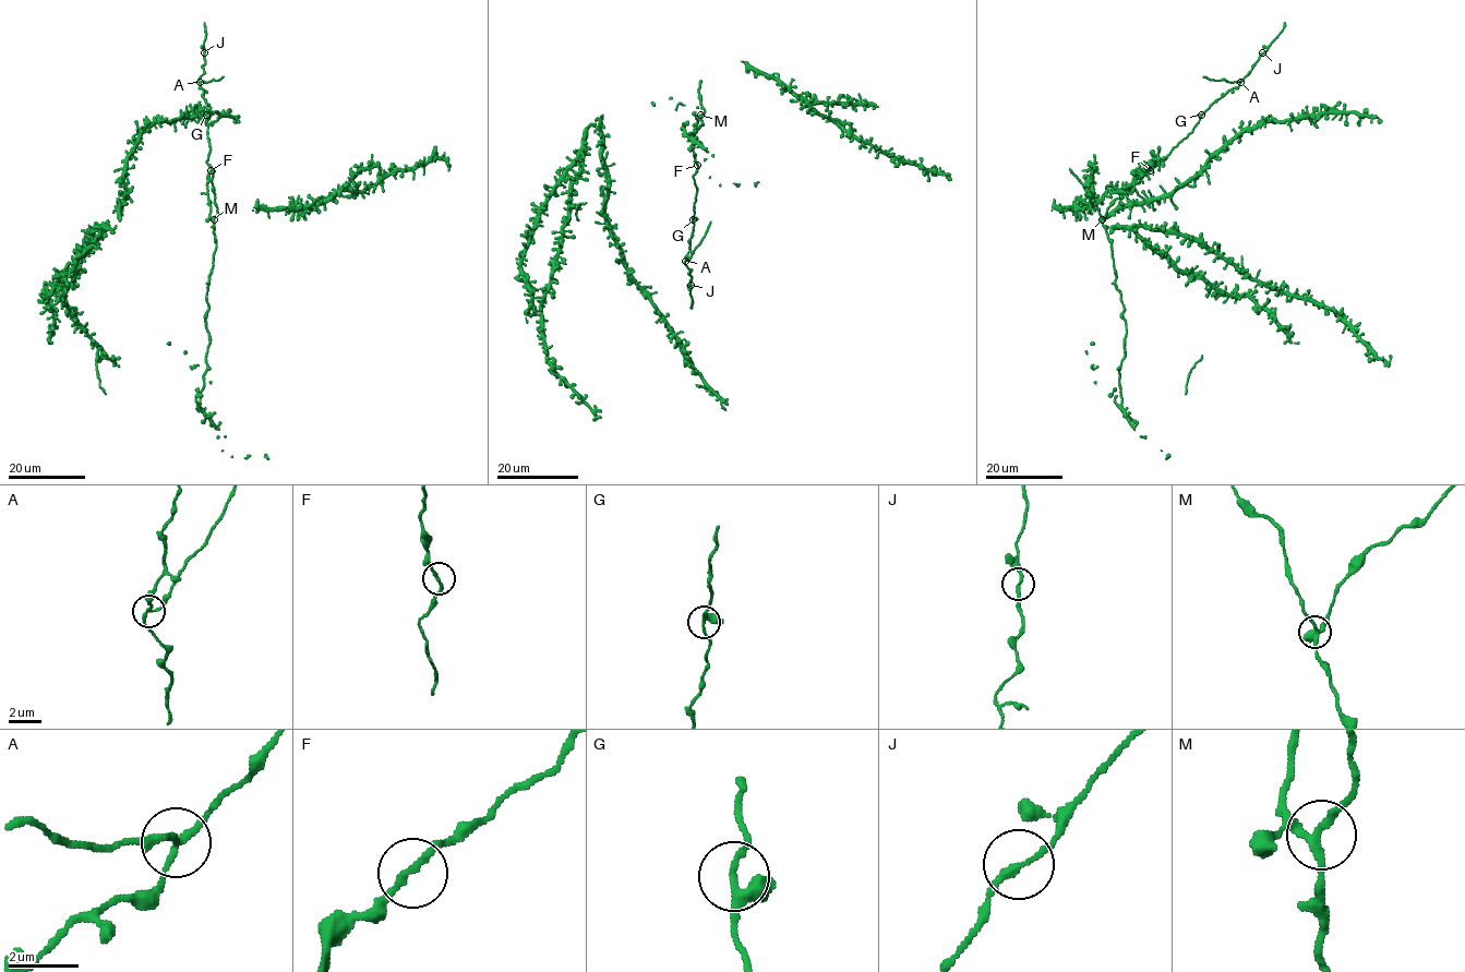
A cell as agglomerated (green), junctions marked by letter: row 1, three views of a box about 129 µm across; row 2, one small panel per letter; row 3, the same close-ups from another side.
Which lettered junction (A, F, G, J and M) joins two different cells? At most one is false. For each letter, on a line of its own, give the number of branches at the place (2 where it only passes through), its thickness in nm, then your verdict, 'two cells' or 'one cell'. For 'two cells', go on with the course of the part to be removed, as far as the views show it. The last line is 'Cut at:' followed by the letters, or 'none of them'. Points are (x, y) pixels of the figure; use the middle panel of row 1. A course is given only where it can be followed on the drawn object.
A: 3 | 170 nm | two cells | (685, 260), (711, 222)
F: 2 | 190 nm | one cell
G: 3 | 220 nm | one cell
J: 2 | 180 nm | one cell
M: 3 | 220 nm | one cell
Cut at: A

